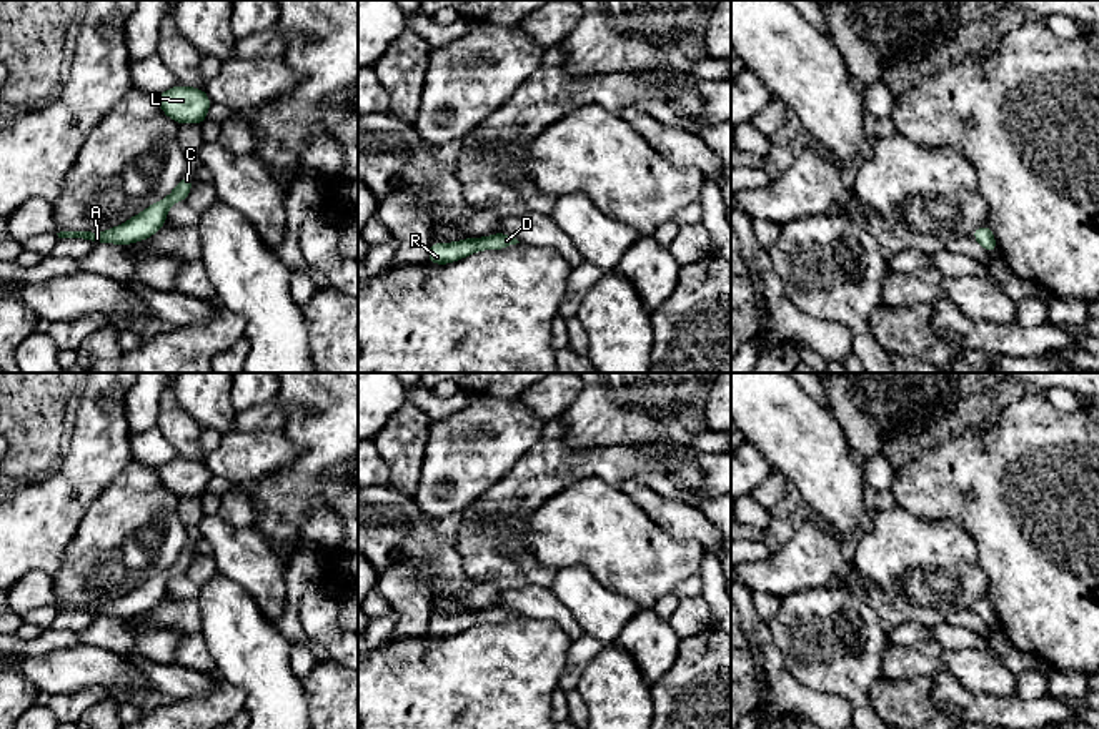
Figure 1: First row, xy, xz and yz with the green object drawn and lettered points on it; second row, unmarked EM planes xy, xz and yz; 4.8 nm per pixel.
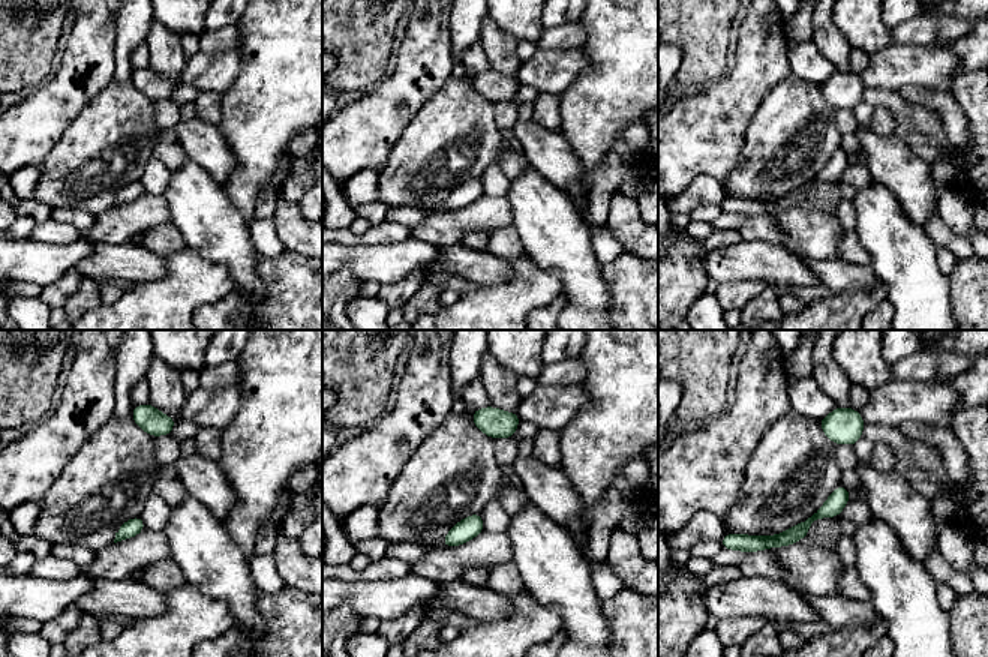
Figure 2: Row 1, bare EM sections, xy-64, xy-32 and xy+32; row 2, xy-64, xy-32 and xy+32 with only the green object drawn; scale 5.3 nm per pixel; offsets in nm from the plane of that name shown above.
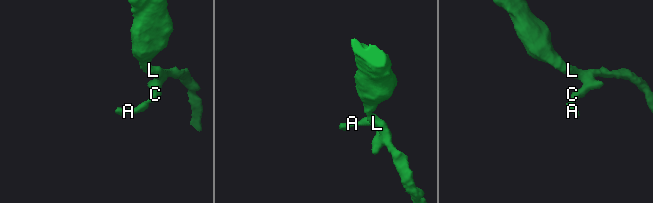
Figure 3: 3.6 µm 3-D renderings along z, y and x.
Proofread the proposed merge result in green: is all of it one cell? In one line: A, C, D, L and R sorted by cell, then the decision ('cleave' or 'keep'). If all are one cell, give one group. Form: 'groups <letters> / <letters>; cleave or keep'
groups A C D L R; keep

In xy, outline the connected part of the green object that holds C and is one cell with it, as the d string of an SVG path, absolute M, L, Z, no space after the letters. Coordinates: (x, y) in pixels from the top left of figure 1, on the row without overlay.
M185 548L175 563L167 568L158 576L145 581L142 586L135 588L120 599L110 601L102 606L92 604L60 604L58 611L83 611L92 616L115 616L115 617L132 617L140 612L153 609L167 594L168 581L177 574L186 574L188 566L193 559L191 548Z

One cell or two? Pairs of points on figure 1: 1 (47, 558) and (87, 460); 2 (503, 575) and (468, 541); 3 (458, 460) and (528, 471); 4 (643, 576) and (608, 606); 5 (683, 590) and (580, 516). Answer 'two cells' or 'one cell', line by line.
1: one cell
2: one cell
3: two cells
4: two cells
5: two cells

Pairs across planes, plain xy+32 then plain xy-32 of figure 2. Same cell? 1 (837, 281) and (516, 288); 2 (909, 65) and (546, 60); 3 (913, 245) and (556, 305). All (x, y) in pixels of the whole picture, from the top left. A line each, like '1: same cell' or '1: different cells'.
1: different cells
2: same cell
3: different cells

